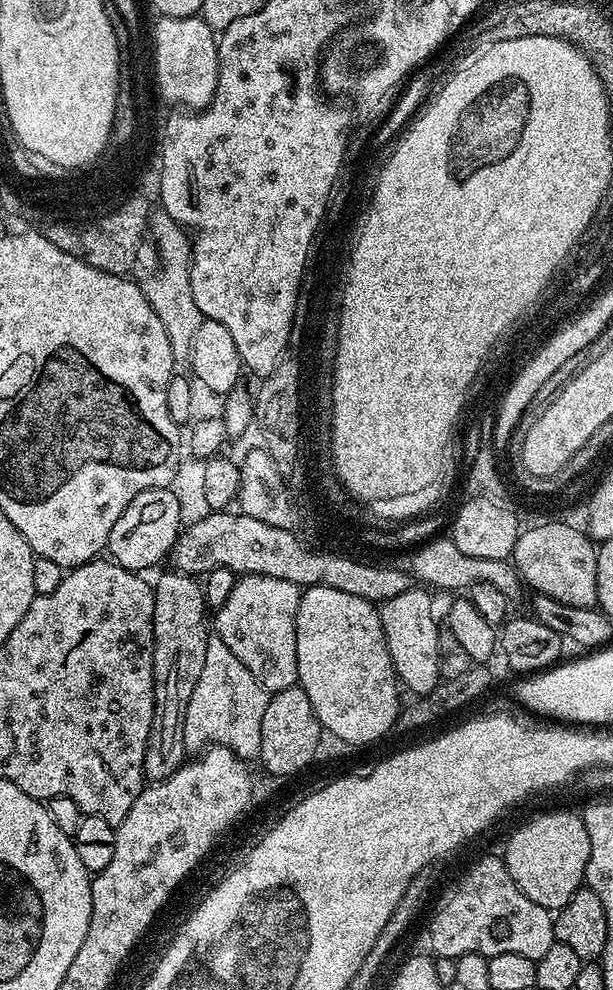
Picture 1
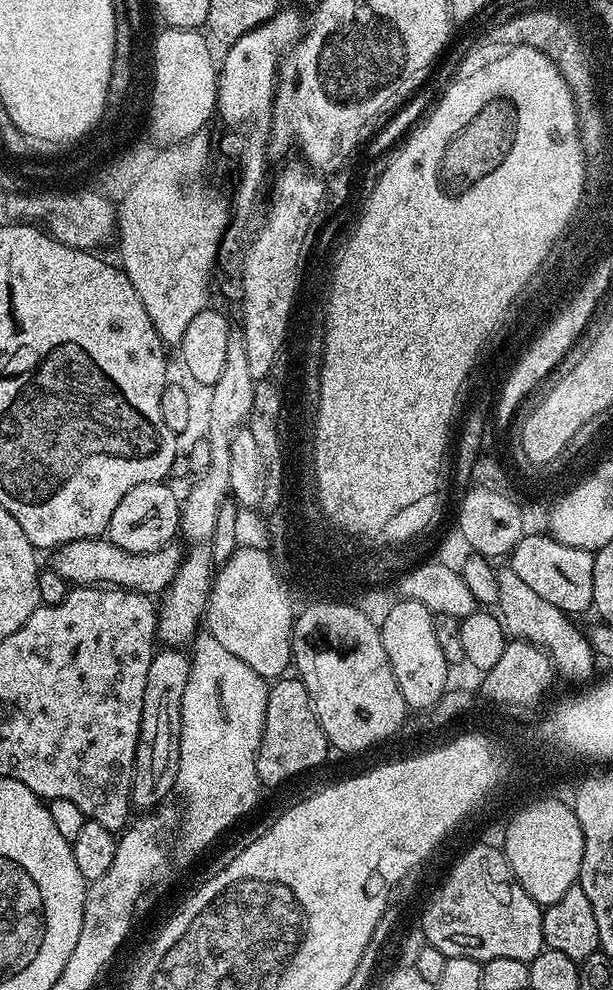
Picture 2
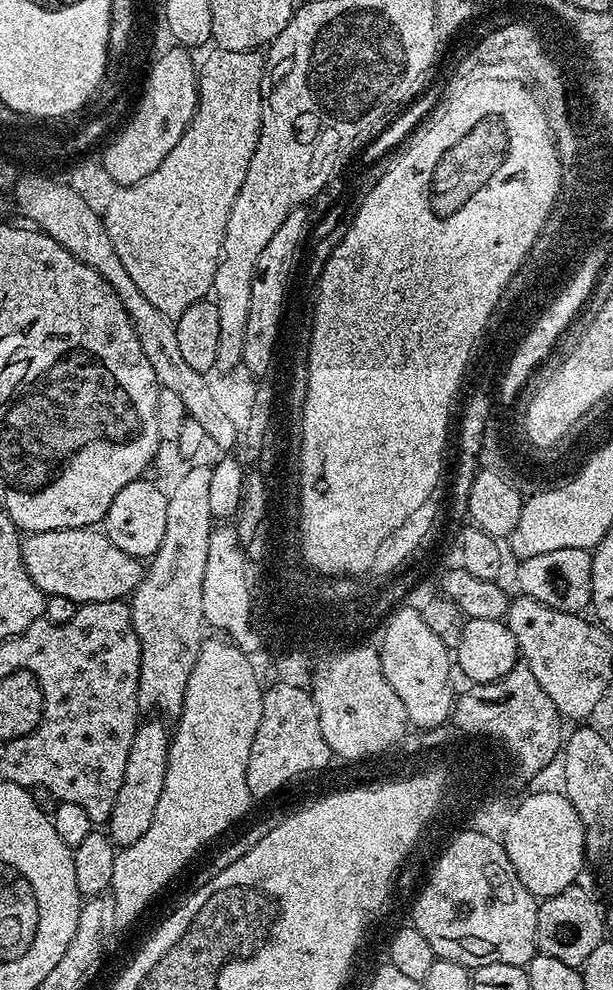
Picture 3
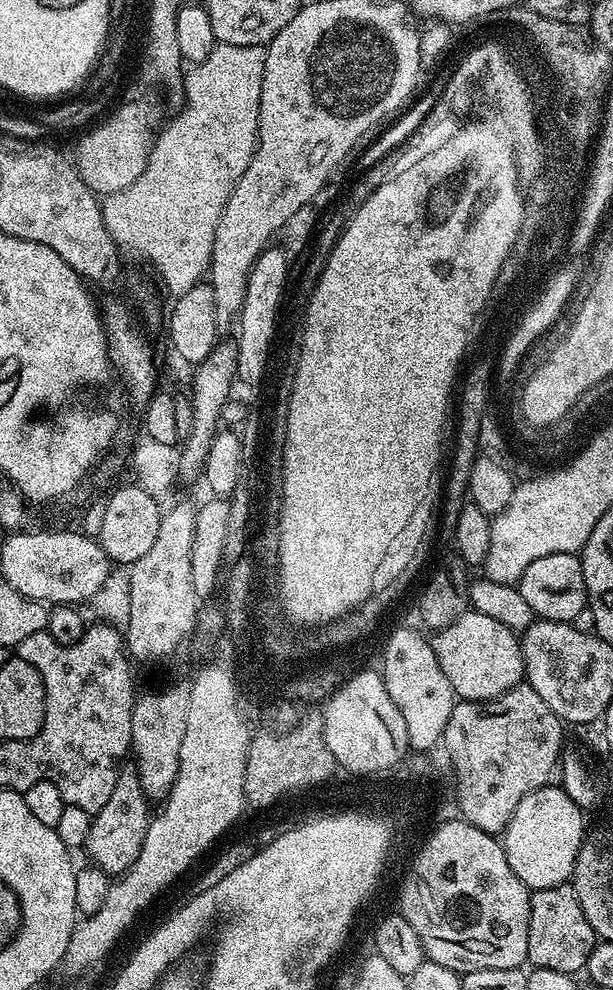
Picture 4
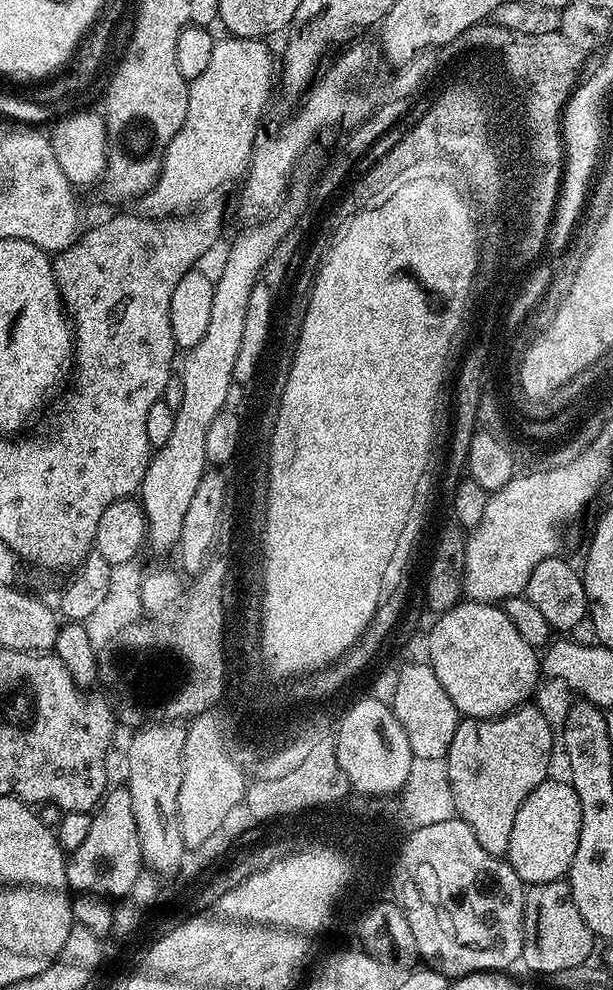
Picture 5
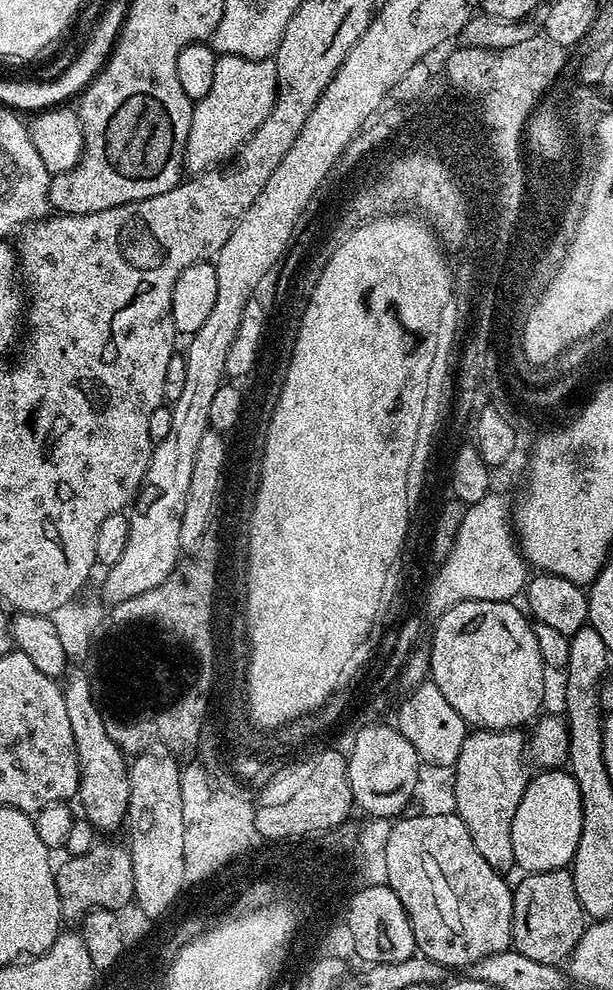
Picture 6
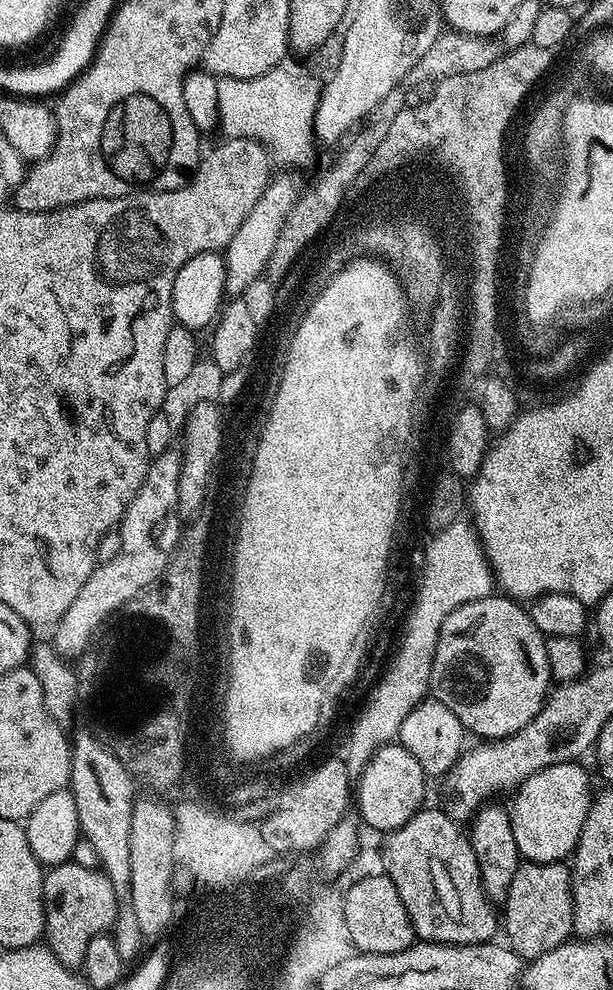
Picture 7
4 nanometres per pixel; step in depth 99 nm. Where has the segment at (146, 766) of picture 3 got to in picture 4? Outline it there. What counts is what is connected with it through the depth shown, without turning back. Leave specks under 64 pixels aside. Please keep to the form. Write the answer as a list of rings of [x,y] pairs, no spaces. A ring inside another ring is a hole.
[[[121,767],[117,771],[114,790],[110,793],[106,806],[102,806],[102,810],[92,816],[90,834],[83,846],[83,851],[88,852],[89,858],[92,859],[89,861],[101,872],[106,872],[113,878],[119,877],[120,873],[132,865],[134,858],[138,858],[150,819],[148,807],[150,801],[142,790],[142,782],[135,767]]]

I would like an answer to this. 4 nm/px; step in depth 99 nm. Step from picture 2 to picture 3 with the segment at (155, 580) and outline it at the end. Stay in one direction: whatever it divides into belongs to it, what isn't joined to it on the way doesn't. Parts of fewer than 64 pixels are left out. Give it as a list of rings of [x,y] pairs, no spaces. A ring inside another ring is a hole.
[[[96,526],[33,532],[23,537],[20,549],[26,574],[30,574],[34,586],[38,586],[45,597],[70,598],[77,606],[131,597],[146,571],[141,561],[126,554],[126,550],[118,550]]]

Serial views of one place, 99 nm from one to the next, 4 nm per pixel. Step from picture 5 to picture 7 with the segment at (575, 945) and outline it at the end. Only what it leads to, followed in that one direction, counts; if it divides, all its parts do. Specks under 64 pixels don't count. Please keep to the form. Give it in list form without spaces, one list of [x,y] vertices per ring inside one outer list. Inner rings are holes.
[[[564,862],[555,864],[521,863],[518,874],[514,874],[514,882],[510,882],[508,897],[502,906],[502,932],[508,935],[506,937],[508,947],[513,948],[525,961],[546,954],[546,950],[554,950],[554,946],[568,943],[573,935],[571,867]]]

